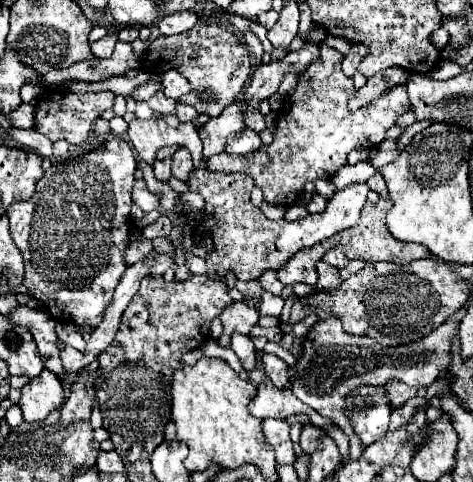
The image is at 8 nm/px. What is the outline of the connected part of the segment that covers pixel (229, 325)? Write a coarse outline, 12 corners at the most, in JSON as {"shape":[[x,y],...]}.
{"shape":[[242,302],[226,306],[220,314],[224,332],[218,338],[228,346],[234,332],[248,334],[258,324],[258,310]]}

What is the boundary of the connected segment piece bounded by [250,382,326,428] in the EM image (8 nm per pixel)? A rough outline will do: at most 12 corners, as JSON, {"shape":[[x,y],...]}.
{"shape":[[272,382],[258,386],[250,414],[286,420],[306,414],[318,428],[326,420]]}

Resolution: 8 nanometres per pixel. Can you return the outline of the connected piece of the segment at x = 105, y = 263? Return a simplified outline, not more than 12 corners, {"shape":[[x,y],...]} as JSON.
{"shape":[[108,134],[8,206],[24,286],[98,326],[126,270],[136,160]]}

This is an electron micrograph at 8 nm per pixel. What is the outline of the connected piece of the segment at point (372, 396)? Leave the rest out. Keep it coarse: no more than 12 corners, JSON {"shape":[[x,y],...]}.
{"shape":[[380,386],[346,404],[364,446],[384,438],[392,410]]}

